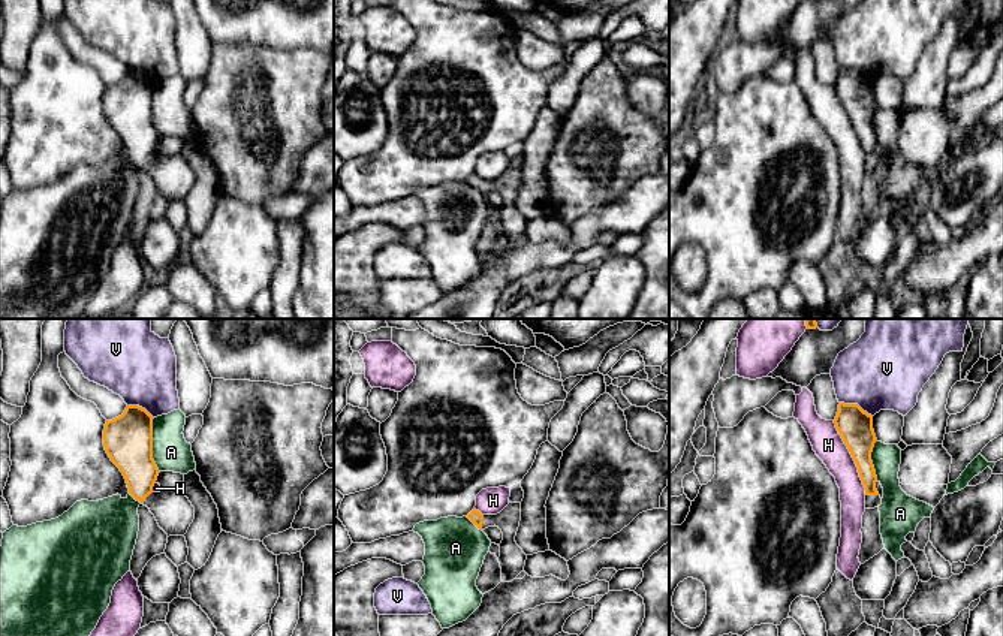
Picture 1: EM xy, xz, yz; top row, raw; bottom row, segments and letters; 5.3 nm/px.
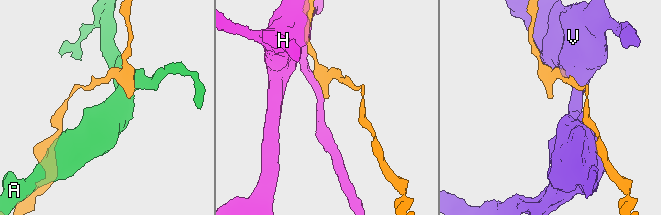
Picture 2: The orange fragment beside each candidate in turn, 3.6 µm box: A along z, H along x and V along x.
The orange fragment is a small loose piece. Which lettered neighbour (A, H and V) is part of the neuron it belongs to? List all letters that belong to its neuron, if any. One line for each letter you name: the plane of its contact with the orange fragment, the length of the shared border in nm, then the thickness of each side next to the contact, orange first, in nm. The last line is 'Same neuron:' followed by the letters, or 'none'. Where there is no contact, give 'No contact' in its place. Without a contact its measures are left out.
Same neuron: none

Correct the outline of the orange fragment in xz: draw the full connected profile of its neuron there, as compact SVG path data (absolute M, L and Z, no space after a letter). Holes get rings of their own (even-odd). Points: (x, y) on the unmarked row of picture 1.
M510 168L497 180L482 180L473 174L467 183L479 193L499 192L503 198L499 227L502 245L512 247L524 235L527 220L516 210L515 201L521 186L521 168Z

